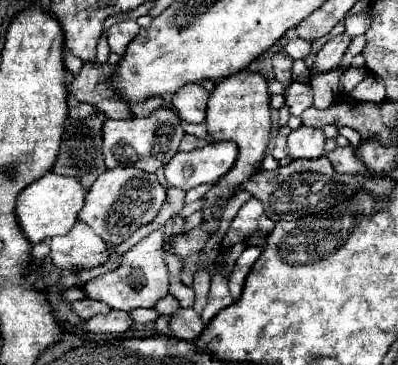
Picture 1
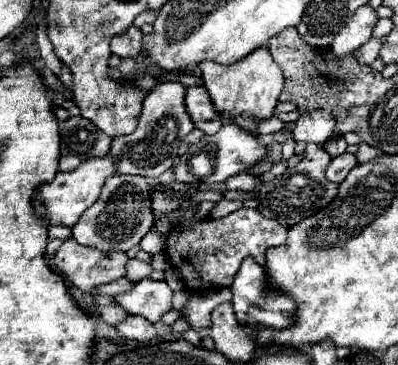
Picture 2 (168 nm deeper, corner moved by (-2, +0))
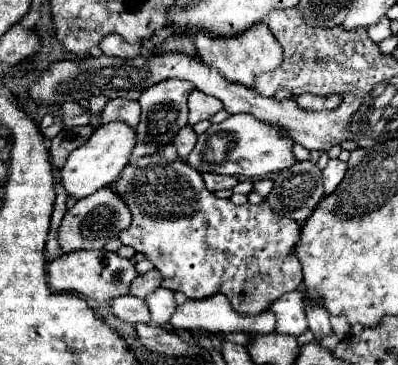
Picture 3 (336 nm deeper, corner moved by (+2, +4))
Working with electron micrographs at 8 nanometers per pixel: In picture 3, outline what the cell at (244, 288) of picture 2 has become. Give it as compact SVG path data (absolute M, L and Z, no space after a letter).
M291 291L281 295L273 305L271 305L271 313L275 313L277 317L277 329L279 333L289 333L299 337L301 333L305 333L307 327L307 317L305 317L305 309L303 309L303 291Z

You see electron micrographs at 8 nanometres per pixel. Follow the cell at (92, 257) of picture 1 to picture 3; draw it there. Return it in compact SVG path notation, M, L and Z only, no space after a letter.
M104 249L94 251L75 251L71 255L61 255L49 263L49 285L59 293L81 293L95 299L97 303L107 303L115 297L127 295L131 281L137 277L135 267L129 259L121 259L116 252Z

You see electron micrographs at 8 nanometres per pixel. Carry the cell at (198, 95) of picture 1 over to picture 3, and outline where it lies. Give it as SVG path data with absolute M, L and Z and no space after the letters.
M193 91L189 95L189 125L195 125L203 119L209 119L211 115L215 115L217 111L221 111L223 105L219 99L211 97L211 95L205 95L201 91Z

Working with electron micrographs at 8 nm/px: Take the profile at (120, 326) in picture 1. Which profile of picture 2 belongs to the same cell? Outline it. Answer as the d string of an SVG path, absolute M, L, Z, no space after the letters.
M127 315L123 321L113 325L113 329L123 335L125 339L137 339L137 341L151 341L157 337L155 329L147 319L139 319L139 315Z

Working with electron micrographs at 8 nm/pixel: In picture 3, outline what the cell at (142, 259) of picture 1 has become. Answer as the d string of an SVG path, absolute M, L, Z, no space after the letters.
M163 287L155 289L147 299L145 303L149 305L149 311L151 311L151 321L155 325L165 325L169 323L171 315L175 313L175 299L173 299L173 291L167 291Z

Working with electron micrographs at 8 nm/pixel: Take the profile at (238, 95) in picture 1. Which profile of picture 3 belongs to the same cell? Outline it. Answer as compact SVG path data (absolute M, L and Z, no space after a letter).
M257 23L255 27L249 27L249 31L243 31L243 35L237 35L235 39L211 39L211 35L203 35L203 31L195 31L195 47L197 55L203 63L215 67L225 79L241 83L251 87L255 77L267 71L273 71L283 61L283 49L279 47L279 41L267 27L267 23Z

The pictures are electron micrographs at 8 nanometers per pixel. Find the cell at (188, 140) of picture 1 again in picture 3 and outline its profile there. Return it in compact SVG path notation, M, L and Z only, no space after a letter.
M183 127L181 131L179 131L179 135L173 139L173 145L175 145L175 149L177 149L177 155L181 157L181 159L185 159L189 153L191 153L191 149L195 147L195 141L197 141L197 135L195 135L195 131L193 131L193 127Z

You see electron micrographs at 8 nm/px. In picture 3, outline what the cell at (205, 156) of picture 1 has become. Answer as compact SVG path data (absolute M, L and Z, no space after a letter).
M251 113L229 115L219 125L209 125L205 133L199 135L195 149L189 153L187 163L199 173L221 173L221 175L245 175L253 179L267 177L275 171L285 171L295 165L293 145L285 131L279 125L263 123Z

